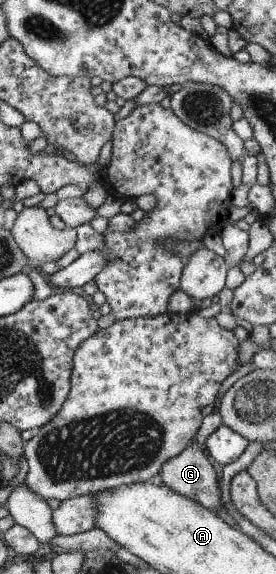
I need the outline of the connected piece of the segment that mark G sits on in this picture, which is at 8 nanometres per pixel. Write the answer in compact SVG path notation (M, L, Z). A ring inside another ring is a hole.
M250 362L242 363L232 374L227 376L220 385L218 390L218 396L216 397L215 404L212 406L214 412L204 416L196 435L190 440L188 447L178 456L169 459L161 468L158 476L160 482L178 492L181 496L185 498L190 498L194 503L200 504L204 509L216 511L218 507L222 504L220 502L220 490L218 488L219 483L216 481L216 474L212 464L208 462L208 458L204 456L203 445L205 448L206 440L208 436L212 435L221 426L220 413L218 412L217 405L220 404L220 398L222 394L236 382L236 380L243 378L252 370Z

